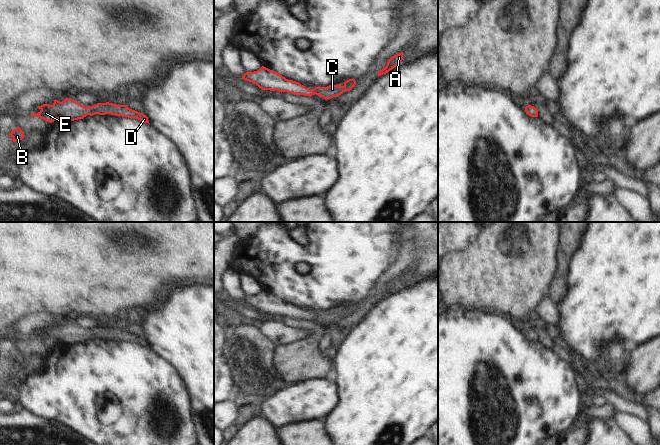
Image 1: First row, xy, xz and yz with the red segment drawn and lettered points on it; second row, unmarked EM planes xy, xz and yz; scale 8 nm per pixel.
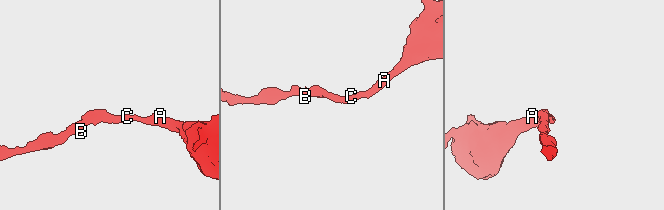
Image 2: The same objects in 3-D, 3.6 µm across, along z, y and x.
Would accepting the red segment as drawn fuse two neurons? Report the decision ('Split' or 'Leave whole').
Leave whole.

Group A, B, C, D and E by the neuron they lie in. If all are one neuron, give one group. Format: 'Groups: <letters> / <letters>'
Groups: A B C D E.

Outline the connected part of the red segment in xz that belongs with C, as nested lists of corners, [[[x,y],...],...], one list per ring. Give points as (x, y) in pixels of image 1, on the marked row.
[[[262,66],[254,72],[246,72],[242,78],[246,81],[256,84],[262,90],[288,92],[297,95],[311,97],[316,94],[325,100],[341,95],[345,91],[350,91],[356,85],[355,79],[349,79],[344,85],[329,85],[327,87],[315,87],[309,90],[299,82],[288,80],[281,74]]]

